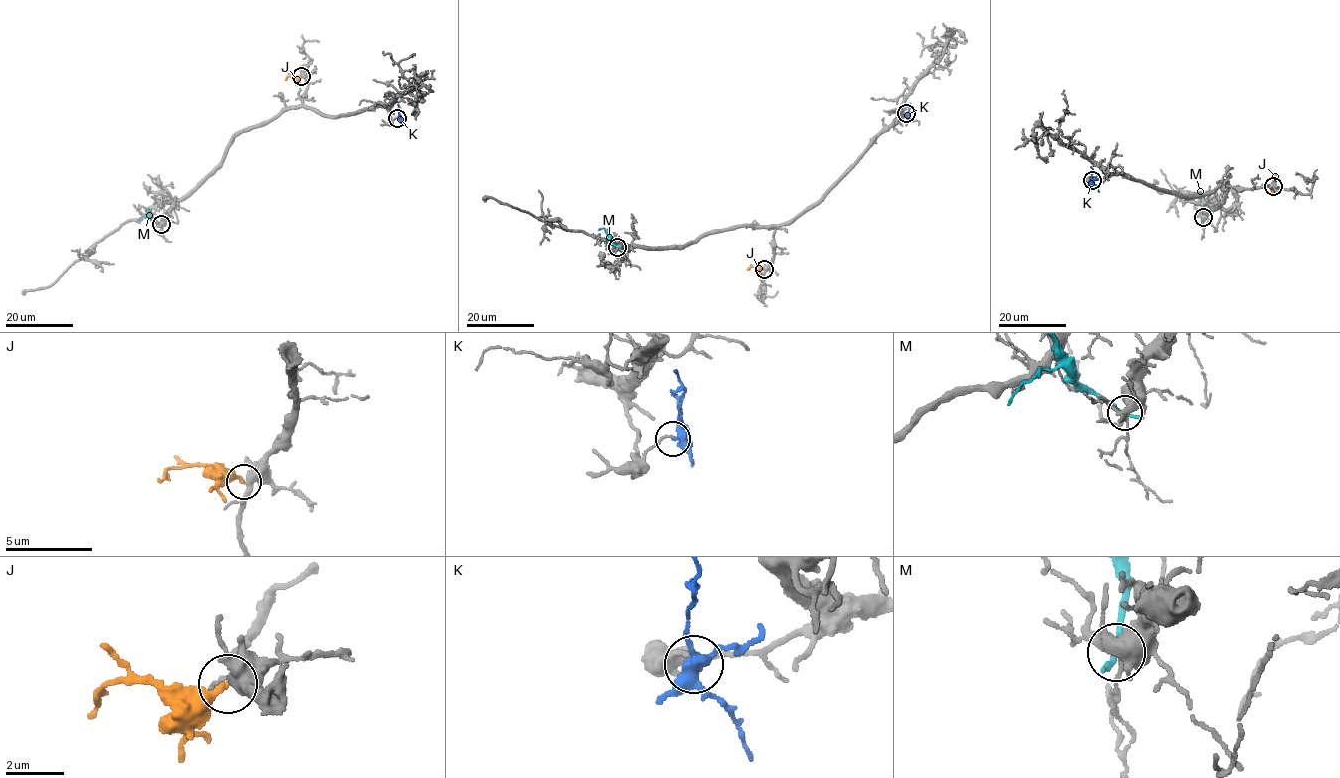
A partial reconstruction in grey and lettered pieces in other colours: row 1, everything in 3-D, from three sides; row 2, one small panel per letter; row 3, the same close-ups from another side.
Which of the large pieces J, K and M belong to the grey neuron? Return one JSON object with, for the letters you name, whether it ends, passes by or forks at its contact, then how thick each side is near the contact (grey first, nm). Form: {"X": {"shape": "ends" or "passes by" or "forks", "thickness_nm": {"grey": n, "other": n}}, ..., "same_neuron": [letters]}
{"J": {"shape": "ends", "thickness_nm": {"grey": 460, "other": 280}}, "same_neuron": ["J"]}

